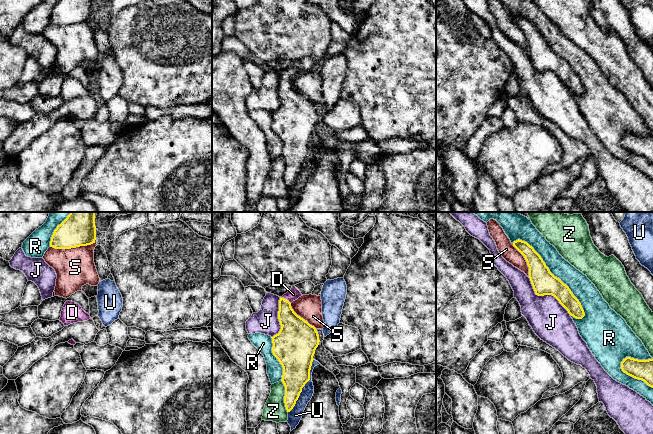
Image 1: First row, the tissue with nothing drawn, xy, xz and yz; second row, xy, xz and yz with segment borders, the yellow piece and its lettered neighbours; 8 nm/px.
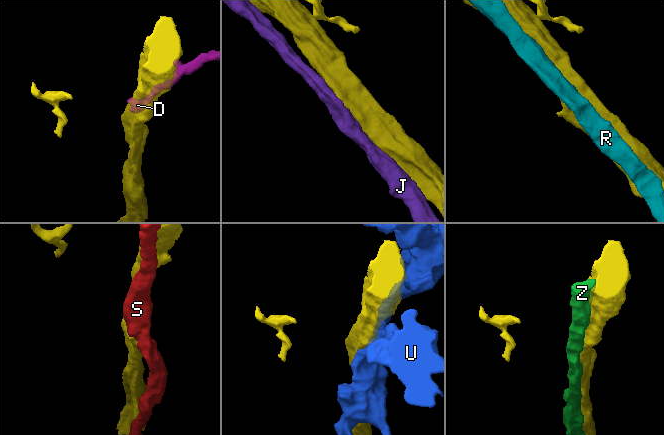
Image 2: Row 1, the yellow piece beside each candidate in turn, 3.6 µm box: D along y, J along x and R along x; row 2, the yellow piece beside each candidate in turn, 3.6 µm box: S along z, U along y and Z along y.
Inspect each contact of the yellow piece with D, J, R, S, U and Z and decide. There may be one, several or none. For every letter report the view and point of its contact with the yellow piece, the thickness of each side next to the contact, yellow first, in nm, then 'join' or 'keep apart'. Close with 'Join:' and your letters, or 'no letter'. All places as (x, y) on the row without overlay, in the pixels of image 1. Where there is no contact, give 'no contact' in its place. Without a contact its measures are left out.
D: contact xz (285, 75); calibres 200 and 90 nm; join
J: contact yz (545, 70); calibres 190 and 320 nm; keep apart
R: contact yz (552, 50); calibres 190 and 170 nm; keep apart
S: contact xy (73, 23); calibres 200 and 320 nm; keep apart
U: contact xz (304, 161); calibres 280 and 100 nm; keep apart
Z: contact xz (284, 172); calibres 220 and 170 nm; keep apart
Join: D

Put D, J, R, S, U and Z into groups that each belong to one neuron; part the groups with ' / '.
D / J / R / S / U / Z

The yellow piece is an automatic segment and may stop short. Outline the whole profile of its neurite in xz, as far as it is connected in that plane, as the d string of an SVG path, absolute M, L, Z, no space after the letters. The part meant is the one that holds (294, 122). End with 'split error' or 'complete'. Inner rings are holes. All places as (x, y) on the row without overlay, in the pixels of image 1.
M295 63L280 73L278 95L281 105L272 114L272 129L283 143L281 157L285 162L284 179L287 188L296 180L302 164L310 156L315 126L319 121L316 104L298 92L291 79L303 72Z | split error

